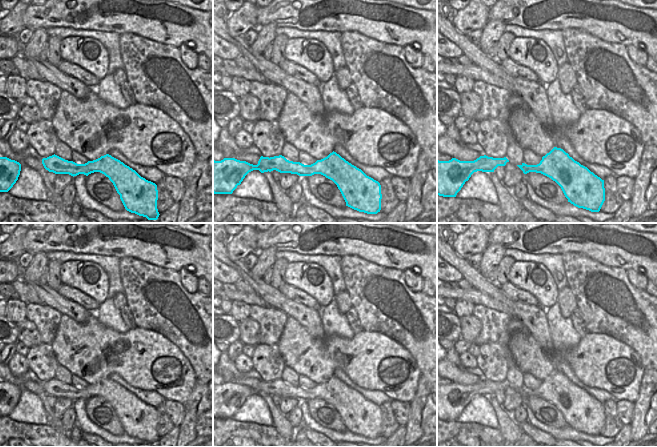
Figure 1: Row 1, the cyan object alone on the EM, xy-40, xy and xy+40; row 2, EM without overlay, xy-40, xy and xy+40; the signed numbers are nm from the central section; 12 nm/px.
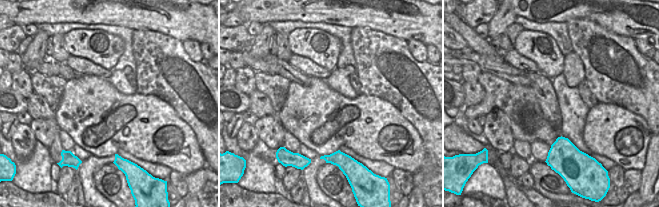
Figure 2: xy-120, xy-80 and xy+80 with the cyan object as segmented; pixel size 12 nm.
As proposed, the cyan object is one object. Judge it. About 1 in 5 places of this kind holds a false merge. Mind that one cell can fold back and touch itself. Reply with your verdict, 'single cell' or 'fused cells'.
single cell

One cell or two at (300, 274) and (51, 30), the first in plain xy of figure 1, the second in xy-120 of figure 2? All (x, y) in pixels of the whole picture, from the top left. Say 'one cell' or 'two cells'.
two cells

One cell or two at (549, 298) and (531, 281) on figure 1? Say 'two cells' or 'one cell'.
one cell

